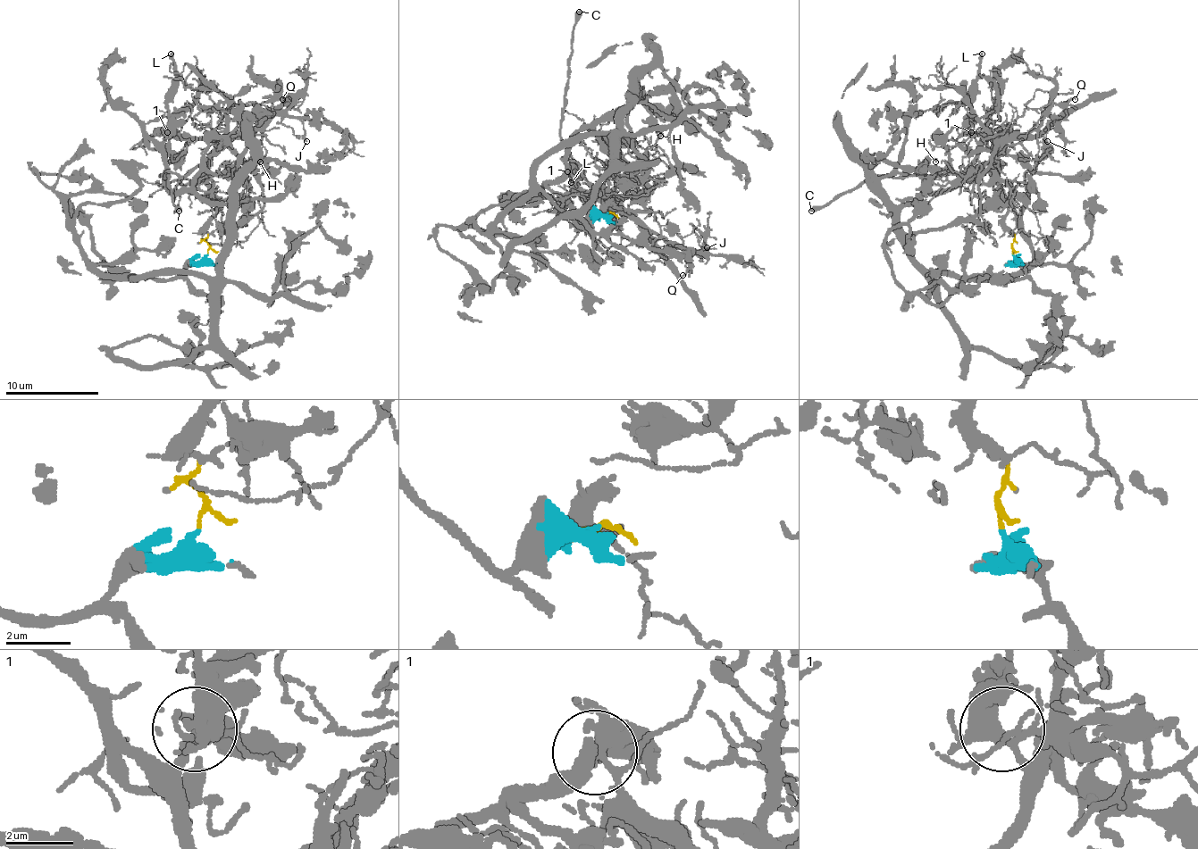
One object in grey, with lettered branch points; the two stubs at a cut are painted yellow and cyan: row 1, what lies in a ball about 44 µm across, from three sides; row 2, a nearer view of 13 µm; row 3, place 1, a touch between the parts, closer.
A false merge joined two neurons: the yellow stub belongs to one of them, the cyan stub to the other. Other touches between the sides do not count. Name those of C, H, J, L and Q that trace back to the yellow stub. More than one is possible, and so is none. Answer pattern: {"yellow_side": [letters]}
{"yellow_side": ["C", "J", "Q"]}

